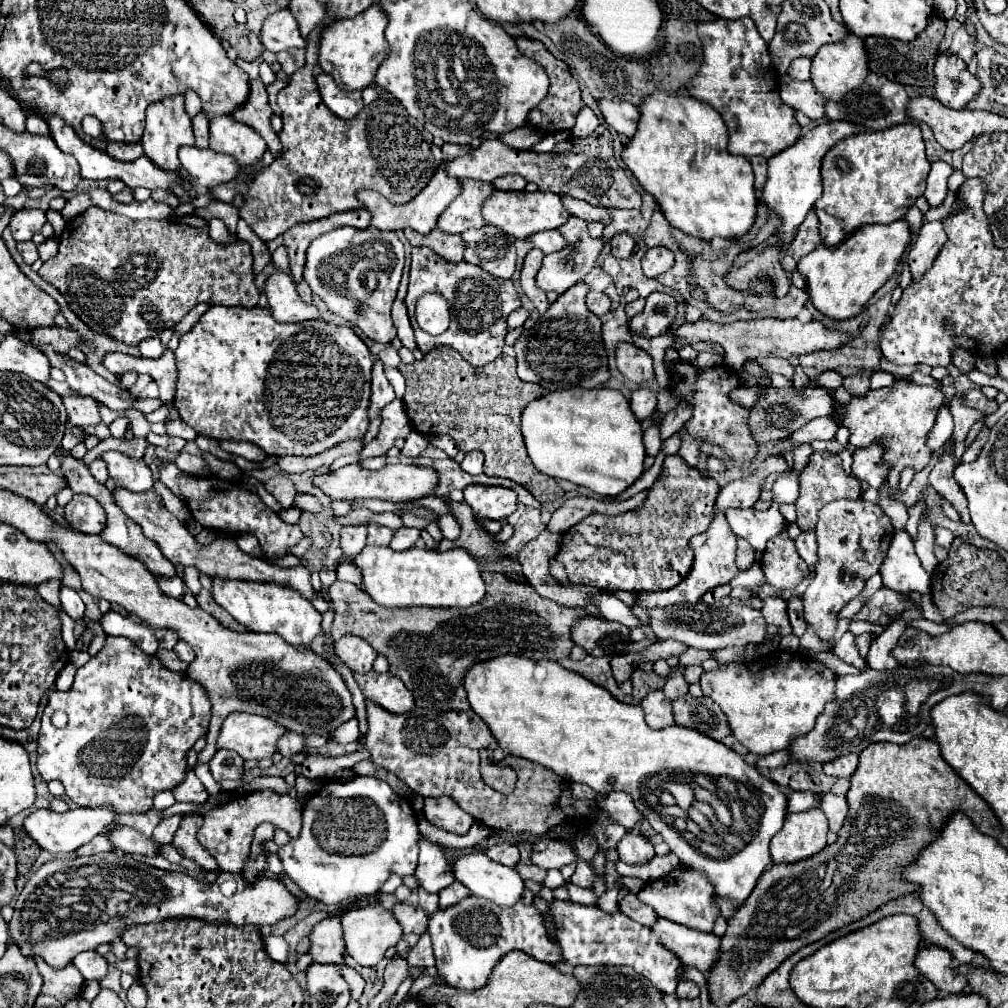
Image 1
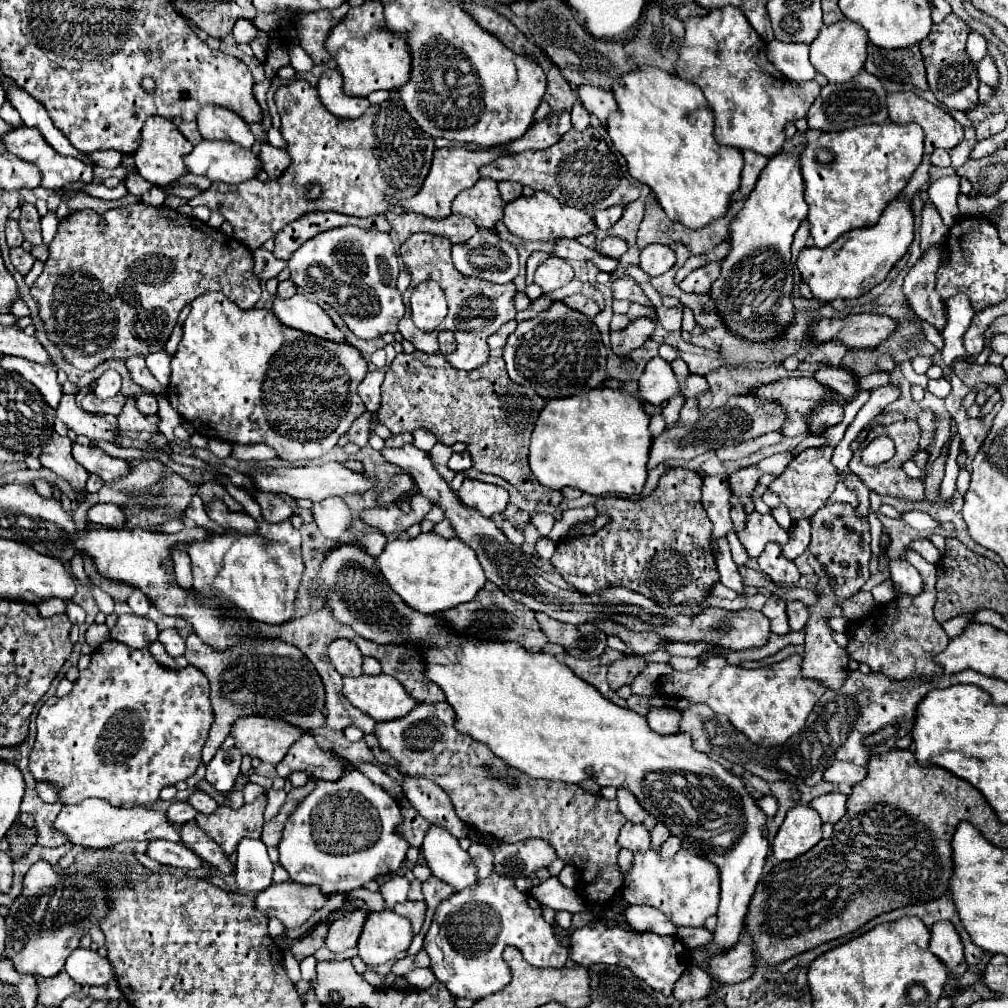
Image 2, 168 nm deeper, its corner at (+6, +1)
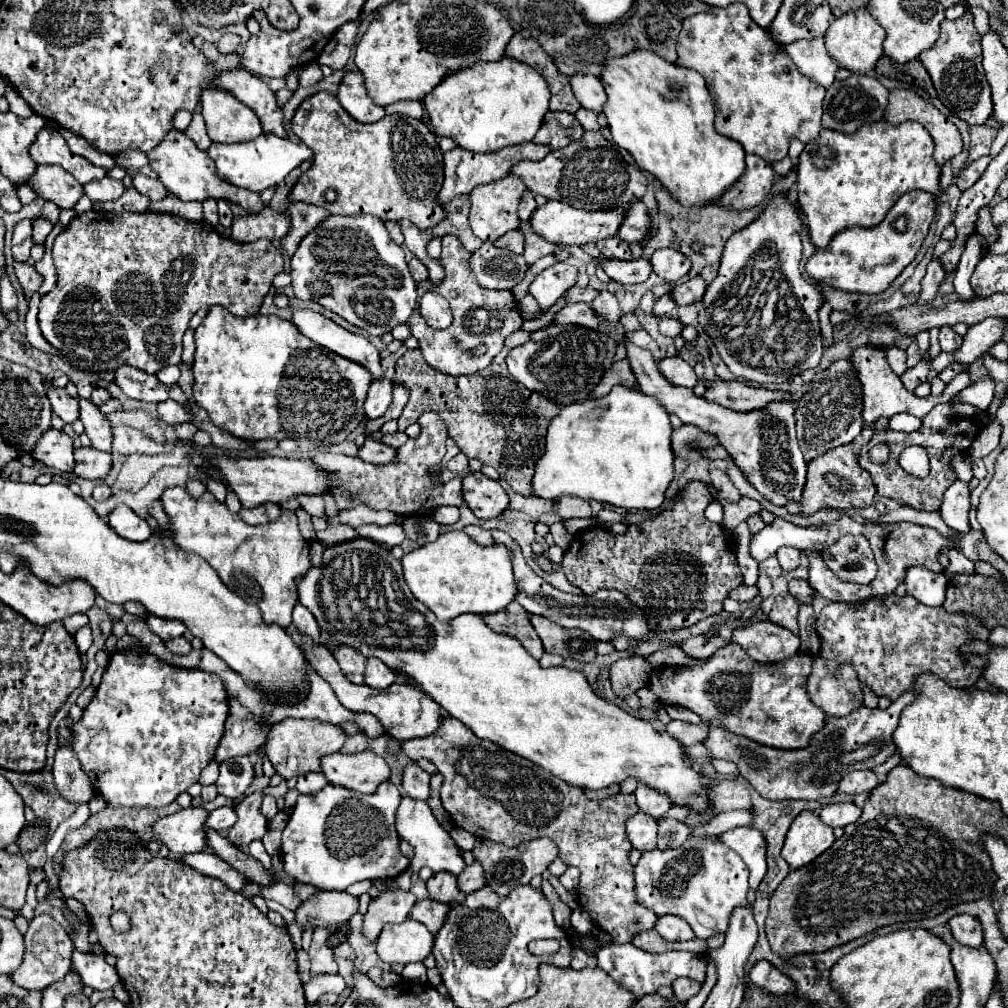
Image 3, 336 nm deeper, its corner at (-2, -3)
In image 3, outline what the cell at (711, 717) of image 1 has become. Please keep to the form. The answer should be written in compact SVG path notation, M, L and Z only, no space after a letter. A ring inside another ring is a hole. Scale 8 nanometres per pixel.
M905 692L895 702L891 702L887 710L879 710L879 708L871 710L871 708L861 706L845 718L827 718L823 730L813 736L807 748L801 748L801 750L769 748L745 736L737 736L727 730L721 730L717 726L709 728L709 738L705 740L705 746L713 758L731 760L739 768L739 776L743 776L767 800L829 798L837 792L837 786L843 776L847 776L853 770L871 770L895 754L893 732L899 724L901 710L909 706L913 698L915 698L913 692ZM867 746L871 746L871 752L863 760L855 764L853 762L847 764L849 754L853 754L859 748L867 748Z

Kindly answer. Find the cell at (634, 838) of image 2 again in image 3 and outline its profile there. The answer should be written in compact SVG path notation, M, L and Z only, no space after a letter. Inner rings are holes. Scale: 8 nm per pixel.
M637 812L625 822L625 834L633 848L637 850L653 850L657 842L657 820L649 818L645 812Z

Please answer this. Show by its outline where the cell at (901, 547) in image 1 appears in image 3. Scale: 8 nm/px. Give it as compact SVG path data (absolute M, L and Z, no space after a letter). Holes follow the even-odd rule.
M915 566L907 570L905 576L907 594L927 606L943 606L945 590L947 590L947 576L935 574L925 566Z

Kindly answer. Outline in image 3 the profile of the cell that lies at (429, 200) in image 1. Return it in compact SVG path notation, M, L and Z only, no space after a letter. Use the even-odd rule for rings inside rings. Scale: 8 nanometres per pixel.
M535 142L505 146L505 148L501 148L497 152L489 152L489 154L471 152L471 150L465 150L465 148L455 148L451 152L445 152L445 182L443 182L443 188L439 192L439 202L445 204L445 202L449 202L457 196L469 194L479 184L487 184L487 182L493 182L497 178L505 178L517 162L521 162L521 160L541 160L549 152L551 152L549 146L541 146L541 144L535 144Z

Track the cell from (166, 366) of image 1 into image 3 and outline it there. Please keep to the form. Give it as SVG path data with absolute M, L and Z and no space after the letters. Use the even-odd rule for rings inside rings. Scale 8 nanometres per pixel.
M165 366L165 370L161 370L157 376L159 376L159 380L165 382L167 386L173 386L173 384L177 384L177 380L179 380L179 366Z

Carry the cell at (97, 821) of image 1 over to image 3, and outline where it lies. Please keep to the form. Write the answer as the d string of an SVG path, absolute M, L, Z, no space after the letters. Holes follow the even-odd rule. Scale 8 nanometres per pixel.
M185 808L167 818L161 818L153 826L153 836L163 840L163 844L171 850L173 856L185 856L203 852L207 848L205 838L205 822L207 810L203 808Z

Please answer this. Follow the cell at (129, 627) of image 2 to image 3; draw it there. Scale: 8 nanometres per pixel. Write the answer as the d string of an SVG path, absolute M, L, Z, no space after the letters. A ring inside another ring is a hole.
M153 614L147 616L147 626L161 638L161 640L171 640L171 638L177 638L177 636L183 636L183 632L187 630L185 626L181 626L181 622L173 622L173 620L167 620L167 618L157 618Z

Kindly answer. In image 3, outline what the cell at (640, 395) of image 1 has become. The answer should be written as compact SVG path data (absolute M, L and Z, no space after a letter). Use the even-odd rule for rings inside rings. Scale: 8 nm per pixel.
M679 356L663 358L663 360L659 362L659 368L661 368L663 376L665 376L671 384L675 384L675 386L693 388L693 386L699 382L699 378L695 376L693 368L691 368L683 358L679 358Z

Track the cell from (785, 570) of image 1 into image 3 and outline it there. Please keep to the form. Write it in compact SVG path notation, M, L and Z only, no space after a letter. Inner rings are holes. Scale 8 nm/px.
M789 580L789 592L799 604L813 604L815 590L809 586L807 580Z

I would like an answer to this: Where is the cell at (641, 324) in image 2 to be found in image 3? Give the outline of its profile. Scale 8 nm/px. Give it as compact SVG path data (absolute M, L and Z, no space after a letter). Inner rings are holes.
M621 360L621 362L615 362L601 378L601 382L597 384L597 390L593 390L593 394L589 394L589 398L601 398L605 394L611 392L613 386L625 386L625 388L633 388L635 384L635 376L629 368L629 362L627 360Z

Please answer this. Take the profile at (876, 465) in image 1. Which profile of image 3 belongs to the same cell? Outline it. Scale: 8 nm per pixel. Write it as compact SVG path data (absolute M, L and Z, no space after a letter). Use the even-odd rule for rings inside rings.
M985 416L985 420L981 422L979 418L977 420L967 420L967 418L951 418L949 426L945 430L919 430L919 432L913 432L913 434L901 434L901 432L881 432L881 434L875 434L871 438L871 442L867 446L863 446L861 450L861 456L859 456L859 464L861 468L865 468L871 478L873 478L873 484L877 488L877 494L879 496L887 496L887 498L893 498L893 500L901 500L905 502L907 506L915 508L915 510L937 510L941 506L941 498L943 498L943 492L947 490L947 486L957 480L957 474L953 472L951 468L951 460L953 456L965 452L969 448L969 444L973 442L973 438L981 432L983 424L987 424L991 420L991 416ZM875 444L887 444L889 446L889 460L885 464L873 464L869 460L869 450L875 446ZM911 444L921 444L921 446L927 446L927 452L929 452L929 458L931 458L931 472L925 476L925 478L915 478L915 476L909 476L897 462L897 456L903 448L911 446Z

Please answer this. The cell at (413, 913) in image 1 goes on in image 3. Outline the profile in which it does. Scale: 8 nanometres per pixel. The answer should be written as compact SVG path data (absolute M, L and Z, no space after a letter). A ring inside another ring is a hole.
M425 898L425 900L419 900L413 910L411 910L411 918L425 924L427 930L431 934L437 934L439 928L445 924L445 918L447 918L447 912L449 912L449 904L443 904L443 902L435 902L431 898Z

